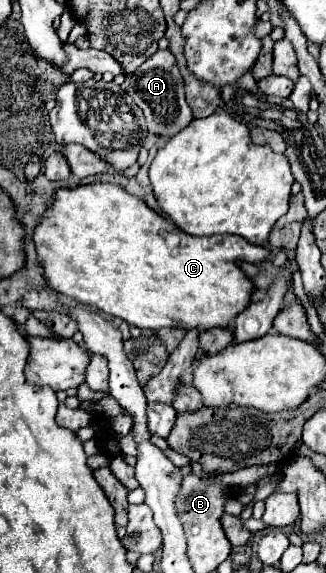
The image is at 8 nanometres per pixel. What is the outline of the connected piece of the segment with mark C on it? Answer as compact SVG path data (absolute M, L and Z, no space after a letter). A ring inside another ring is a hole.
M92 182L76 188L58 188L52 204L34 228L32 240L48 286L76 302L102 310L108 316L122 318L142 330L160 330L166 326L184 326L186 330L230 326L236 314L250 304L252 292L250 278L246 278L236 262L246 260L258 264L264 262L270 252L230 234L196 237L168 232L174 232L174 226L146 206L138 196L128 194L118 184L106 184L106 190L94 190Z

